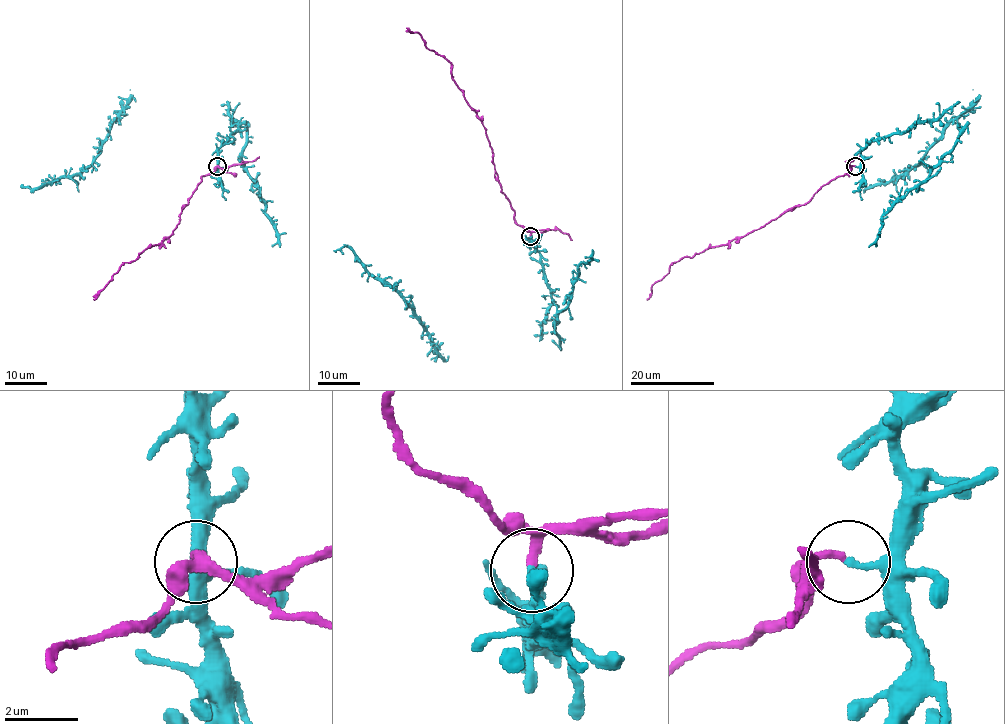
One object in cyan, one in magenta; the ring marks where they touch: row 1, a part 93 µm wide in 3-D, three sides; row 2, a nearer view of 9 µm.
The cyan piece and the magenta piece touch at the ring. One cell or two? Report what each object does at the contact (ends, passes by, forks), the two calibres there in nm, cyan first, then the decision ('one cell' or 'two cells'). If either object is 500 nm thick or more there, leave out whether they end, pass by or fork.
cyan ends; magenta passes by; calibres 190 and 160 nm; two cells

